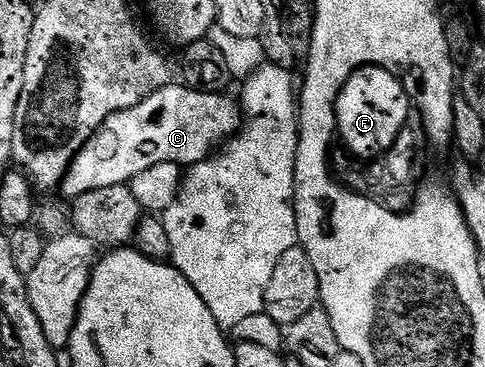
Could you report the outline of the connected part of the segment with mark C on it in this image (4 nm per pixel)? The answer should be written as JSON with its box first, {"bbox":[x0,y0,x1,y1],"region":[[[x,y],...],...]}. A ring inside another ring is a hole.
{"bbox":[60,85,240,201],"region":[[[167,85],[144,97],[130,109],[120,113],[112,113],[94,131],[94,135],[78,150],[78,156],[66,168],[60,188],[70,201],[78,199],[84,193],[92,193],[92,189],[108,189],[112,185],[129,185],[136,173],[144,173],[144,169],[152,169],[152,165],[176,163],[183,169],[189,169],[196,163],[202,163],[216,149],[221,148],[237,132],[240,126],[240,107],[229,99],[226,93],[208,93],[197,91],[185,85]]]}

